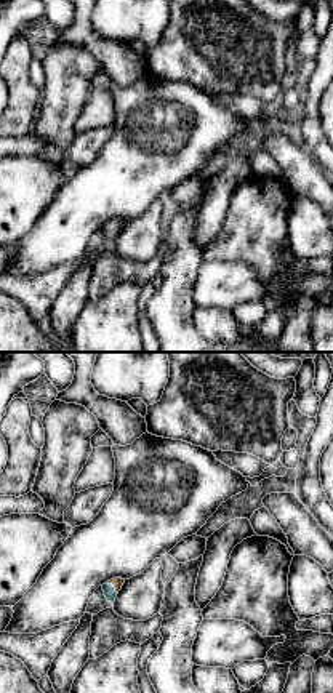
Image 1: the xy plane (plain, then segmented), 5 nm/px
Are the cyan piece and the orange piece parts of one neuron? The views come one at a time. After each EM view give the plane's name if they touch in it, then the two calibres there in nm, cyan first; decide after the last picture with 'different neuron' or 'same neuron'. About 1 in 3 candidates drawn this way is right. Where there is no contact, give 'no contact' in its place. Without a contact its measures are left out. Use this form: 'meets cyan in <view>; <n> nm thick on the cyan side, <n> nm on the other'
meets cyan in xy; 60 nm thick on the cyan side, 60 nm on the other

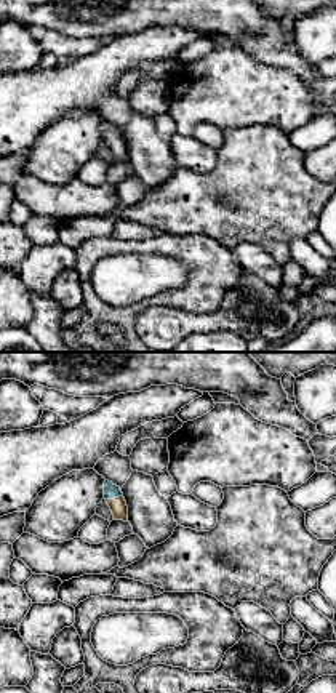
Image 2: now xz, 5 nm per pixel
meets cyan in xz; 70 nm thick on the cyan side, 90 nm on the other

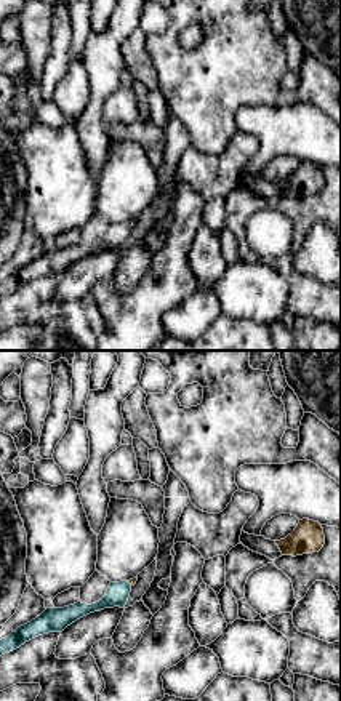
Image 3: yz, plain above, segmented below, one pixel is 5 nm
meets cyan in yz; 120 nm thick on the cyan side, 30 nm on the other

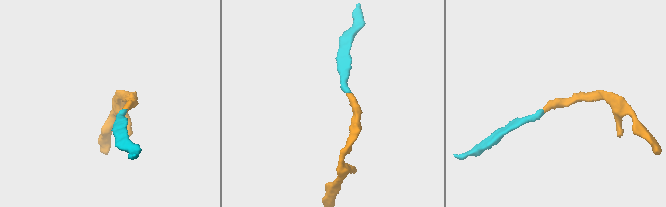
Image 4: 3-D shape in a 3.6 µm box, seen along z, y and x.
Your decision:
same neuron

